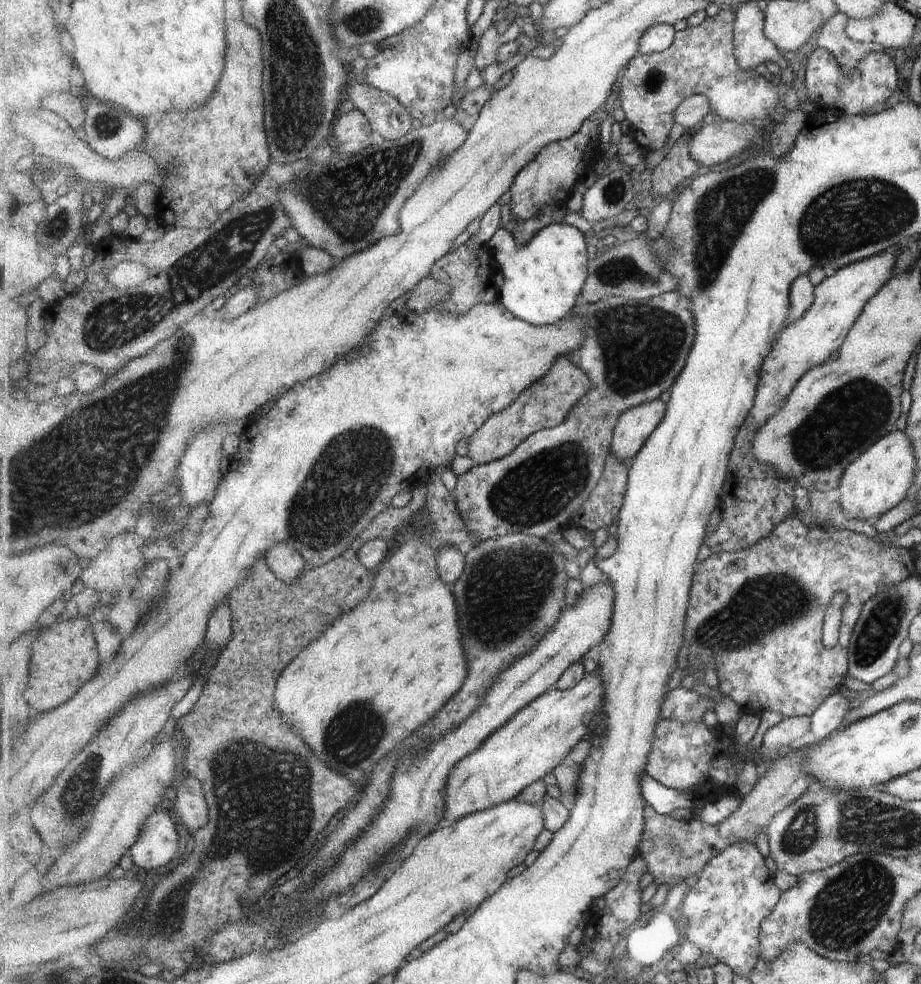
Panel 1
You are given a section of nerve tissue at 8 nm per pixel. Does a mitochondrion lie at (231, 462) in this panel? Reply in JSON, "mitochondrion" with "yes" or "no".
{"mitochondrion":"no"}

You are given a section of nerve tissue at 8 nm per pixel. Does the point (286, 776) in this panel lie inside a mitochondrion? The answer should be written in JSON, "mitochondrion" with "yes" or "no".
{"mitochondrion":"yes"}

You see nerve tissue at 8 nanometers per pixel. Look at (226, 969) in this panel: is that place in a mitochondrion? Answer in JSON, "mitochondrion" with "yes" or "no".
{"mitochondrion":"no"}

